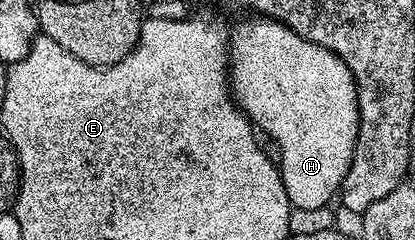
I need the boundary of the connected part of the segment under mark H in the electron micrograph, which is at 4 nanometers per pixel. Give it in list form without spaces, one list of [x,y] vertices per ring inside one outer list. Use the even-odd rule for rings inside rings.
[[[266,17],[250,18],[245,20],[244,23],[237,24],[235,31],[233,27],[229,35],[229,86],[231,89],[231,98],[239,104],[239,108],[247,114],[247,118],[251,120],[252,124],[264,136],[267,134],[279,146],[277,166],[282,174],[285,193],[289,197],[292,208],[321,209],[332,202],[331,198],[334,200],[338,196],[339,187],[343,183],[345,173],[349,173],[351,162],[353,161],[355,142],[357,141],[357,133],[359,132],[359,102],[357,101],[355,79],[352,77],[349,68],[345,65],[345,61],[341,61],[341,57],[337,57],[329,49],[325,49],[321,45],[317,45],[297,33],[293,33],[293,29],[289,29],[283,23],[278,23],[275,19],[268,19]]]

